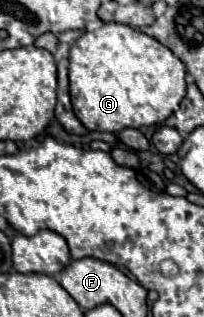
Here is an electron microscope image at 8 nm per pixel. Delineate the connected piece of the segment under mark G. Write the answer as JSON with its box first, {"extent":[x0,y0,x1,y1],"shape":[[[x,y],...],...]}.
{"extent":[69,23,185,133],"shape":[[[105,23],[95,31],[85,31],[69,51],[69,89],[77,119],[91,131],[119,133],[127,127],[159,125],[179,109],[185,97],[185,65],[157,39],[121,23]]]}

